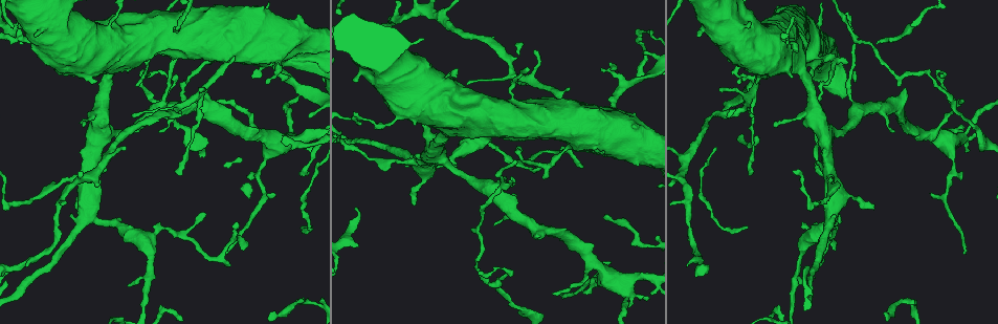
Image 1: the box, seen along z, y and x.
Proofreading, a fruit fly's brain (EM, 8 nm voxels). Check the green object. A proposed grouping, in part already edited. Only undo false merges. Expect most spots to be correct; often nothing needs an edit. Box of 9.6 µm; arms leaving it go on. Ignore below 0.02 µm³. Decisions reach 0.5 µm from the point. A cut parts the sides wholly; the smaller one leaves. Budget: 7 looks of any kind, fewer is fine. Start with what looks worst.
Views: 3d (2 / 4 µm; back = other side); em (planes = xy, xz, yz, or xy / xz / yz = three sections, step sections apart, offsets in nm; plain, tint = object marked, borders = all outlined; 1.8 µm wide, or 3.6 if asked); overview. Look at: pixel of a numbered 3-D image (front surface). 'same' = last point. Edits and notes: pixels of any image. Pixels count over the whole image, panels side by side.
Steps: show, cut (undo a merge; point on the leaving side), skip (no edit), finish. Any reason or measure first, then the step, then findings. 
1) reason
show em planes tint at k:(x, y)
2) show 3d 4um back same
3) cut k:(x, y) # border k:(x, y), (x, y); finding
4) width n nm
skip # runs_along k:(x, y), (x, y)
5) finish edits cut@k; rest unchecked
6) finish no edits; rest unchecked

calibre changes
show em planes tint at 1:(291, 136)

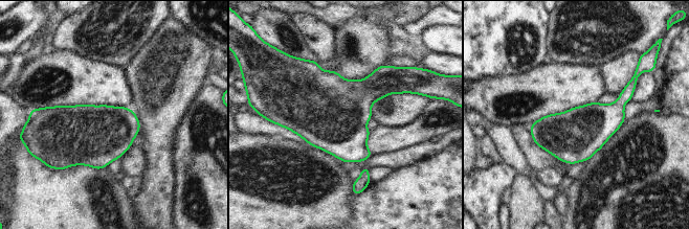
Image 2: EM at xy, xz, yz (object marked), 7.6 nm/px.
width 400 nm
skip # continuous, no second neuron

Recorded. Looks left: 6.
three-way junction
show em planes borders at 1:(854, 38)

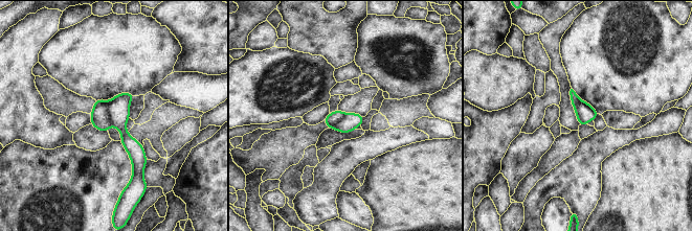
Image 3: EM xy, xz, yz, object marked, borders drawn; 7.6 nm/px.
cut 3:(99, 119) # two neurons meet here

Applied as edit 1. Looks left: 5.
show em 3.6um planes tint at 1:(273, 55)

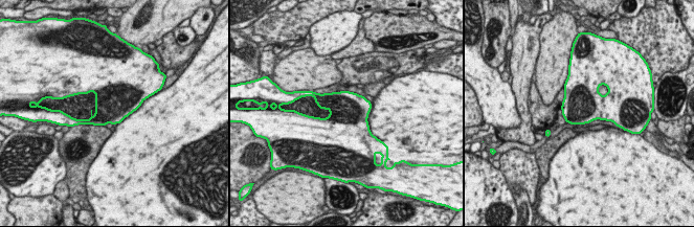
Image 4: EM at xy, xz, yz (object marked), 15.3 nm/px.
width 600 nm
skip # all the same neuron

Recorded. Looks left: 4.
finish edits cut@3; rest unchecked

